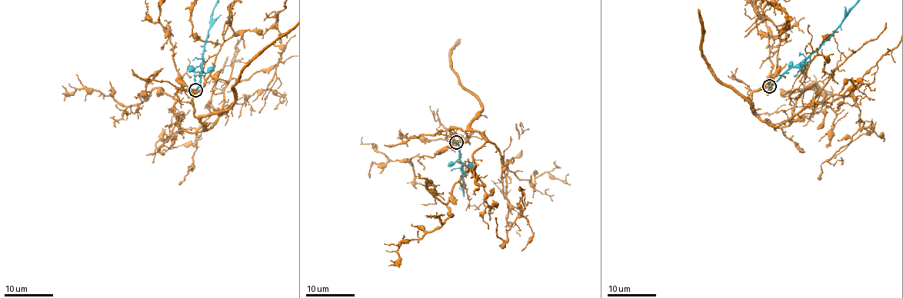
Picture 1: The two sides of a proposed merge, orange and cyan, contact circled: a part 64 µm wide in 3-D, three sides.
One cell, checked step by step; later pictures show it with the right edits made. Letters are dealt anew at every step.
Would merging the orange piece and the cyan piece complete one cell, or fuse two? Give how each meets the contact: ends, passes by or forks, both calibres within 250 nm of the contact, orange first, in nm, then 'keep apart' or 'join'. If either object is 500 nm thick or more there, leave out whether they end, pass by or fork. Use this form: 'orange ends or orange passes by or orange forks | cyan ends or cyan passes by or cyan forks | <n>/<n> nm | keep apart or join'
orange passes by | cyan ends | 260/240 nm | join

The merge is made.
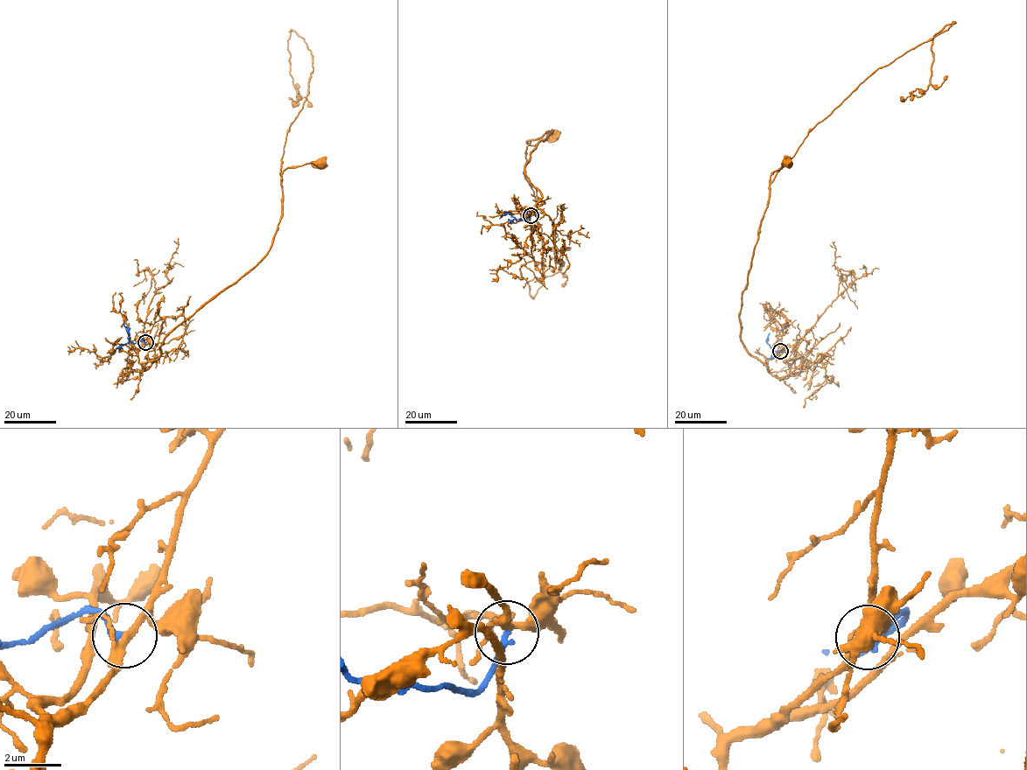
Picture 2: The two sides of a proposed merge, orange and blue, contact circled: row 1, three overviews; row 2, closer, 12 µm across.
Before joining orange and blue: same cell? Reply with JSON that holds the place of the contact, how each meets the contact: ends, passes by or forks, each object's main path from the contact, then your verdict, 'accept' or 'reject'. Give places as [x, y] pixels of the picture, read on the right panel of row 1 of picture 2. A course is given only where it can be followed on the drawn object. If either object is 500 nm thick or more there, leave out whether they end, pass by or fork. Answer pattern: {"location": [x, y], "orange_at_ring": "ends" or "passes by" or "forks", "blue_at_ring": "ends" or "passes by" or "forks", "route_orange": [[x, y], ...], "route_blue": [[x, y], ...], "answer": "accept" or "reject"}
{"location": [780, 351], "orange_at_ring": "forks", "blue_at_ring": "ends", "route_orange": [[780, 351], [768, 360], [770, 372], [742, 345], [739, 318], [769, 198], [770, 176], [787, 161]], "route_blue": [[780, 351], [784, 349], [775, 351], [767, 342], [770, 333]], "answer": "reject"}

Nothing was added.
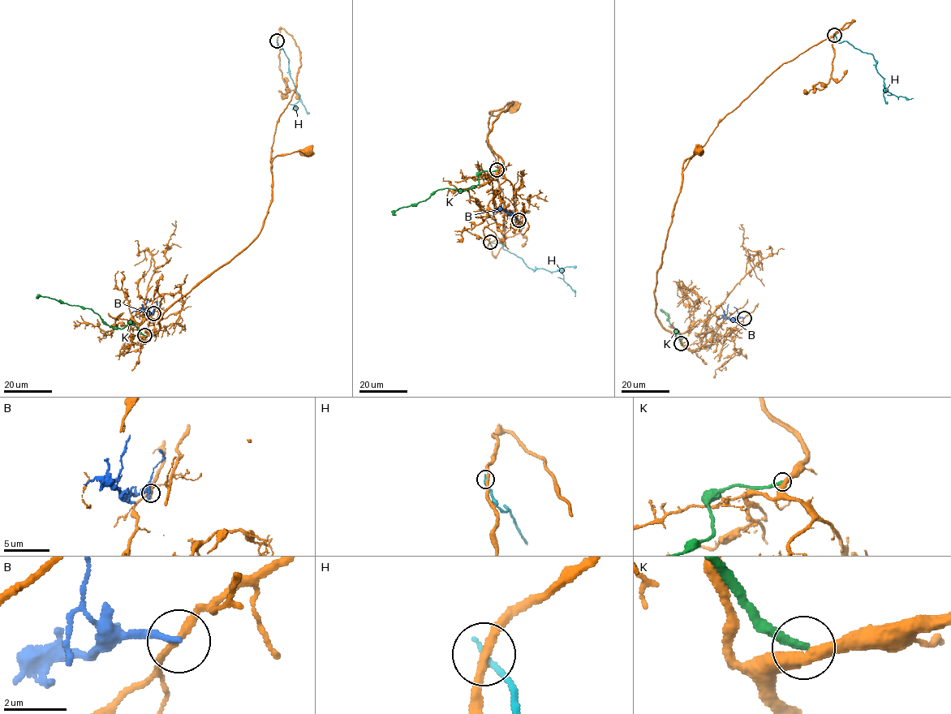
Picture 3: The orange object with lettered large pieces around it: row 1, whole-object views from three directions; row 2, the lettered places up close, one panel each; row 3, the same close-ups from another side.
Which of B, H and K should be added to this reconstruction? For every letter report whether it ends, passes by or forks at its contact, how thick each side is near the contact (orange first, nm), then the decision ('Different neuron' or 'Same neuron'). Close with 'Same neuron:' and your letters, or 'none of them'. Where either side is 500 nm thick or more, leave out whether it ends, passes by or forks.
B: It ends there. Thickness 200 nm (orange) against 190 nm. Different neuron
H: It ends there. Thickness 240 nm (orange) against 190 nm. Different neuron
K: It ends there. Thickness 400 nm (orange) against 260 nm. Different neuron
Same neuron: none of them

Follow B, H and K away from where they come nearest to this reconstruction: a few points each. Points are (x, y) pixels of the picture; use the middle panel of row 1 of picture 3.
B: (518, 220), (504, 210), (492, 209)
H: (490, 242), (501, 243), (503, 248), (522, 259), (526, 265), (534, 269), (560, 270), (575, 296)
K: (497, 169), (484, 171), (478, 176), (478, 184), (466, 190), (437, 190), (424, 200), (399, 208), (393, 215)

